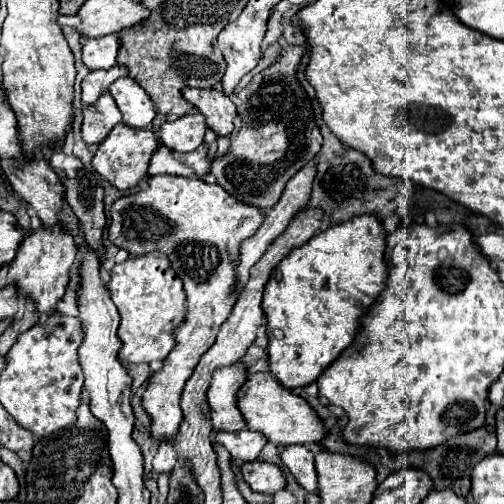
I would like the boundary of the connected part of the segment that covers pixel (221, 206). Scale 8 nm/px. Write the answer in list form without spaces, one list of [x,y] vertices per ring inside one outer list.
[[[156,174],[148,176],[148,180],[142,184],[140,190],[134,194],[122,196],[112,204],[110,210],[112,222],[108,228],[108,238],[114,242],[118,248],[128,250],[132,256],[148,254],[152,250],[160,250],[168,256],[172,270],[178,272],[180,280],[184,282],[186,290],[186,318],[184,324],[180,324],[172,336],[176,338],[176,346],[164,360],[162,370],[150,376],[148,386],[142,394],[142,408],[150,416],[152,426],[150,426],[150,436],[154,440],[166,440],[172,442],[178,434],[178,428],[182,424],[182,410],[180,410],[180,394],[184,390],[184,384],[188,376],[192,374],[192,368],[196,368],[200,356],[214,344],[216,332],[220,324],[230,316],[234,302],[236,302],[236,256],[240,250],[242,240],[252,236],[256,228],[260,228],[264,220],[264,212],[258,208],[252,208],[248,204],[240,204],[236,198],[232,198],[220,184],[206,184],[200,178],[184,178],[184,176],[170,176],[170,174]]]

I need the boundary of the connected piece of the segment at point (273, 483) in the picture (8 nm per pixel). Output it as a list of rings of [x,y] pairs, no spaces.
[[[260,460],[246,462],[242,466],[242,476],[252,490],[262,494],[276,494],[286,486],[282,470],[270,462],[260,462]]]

